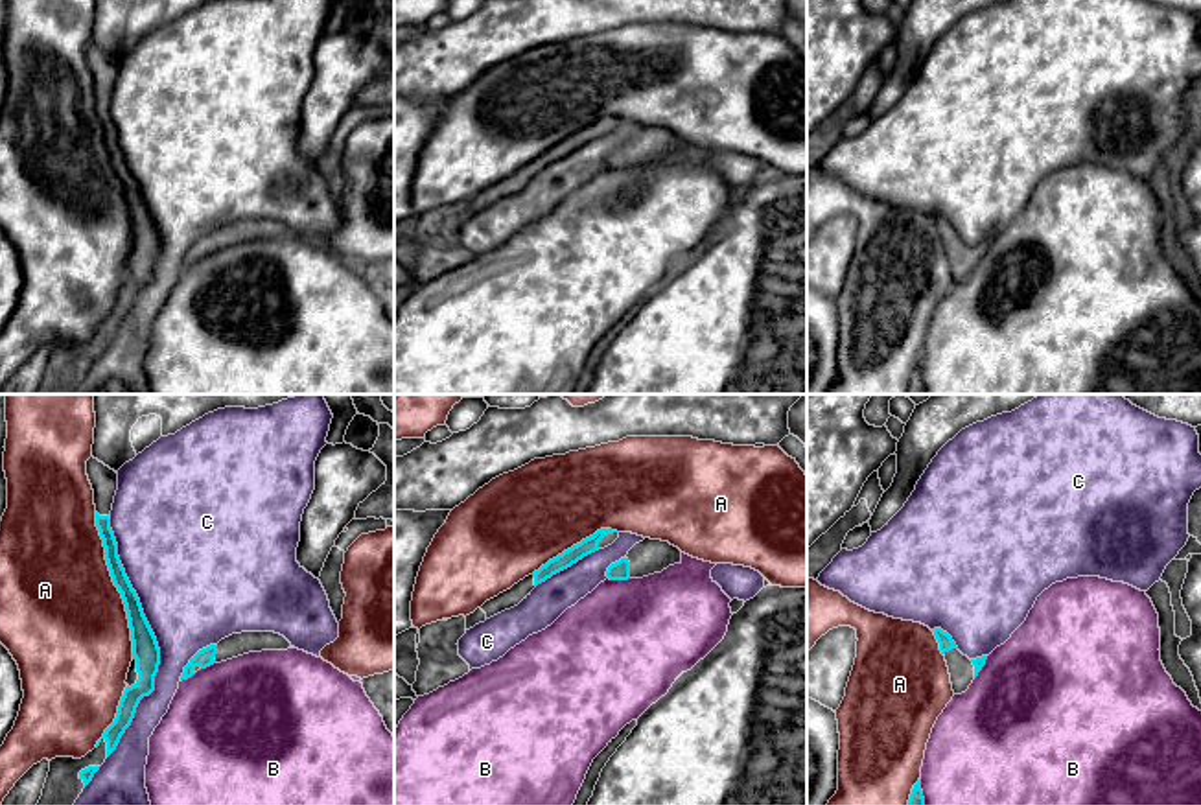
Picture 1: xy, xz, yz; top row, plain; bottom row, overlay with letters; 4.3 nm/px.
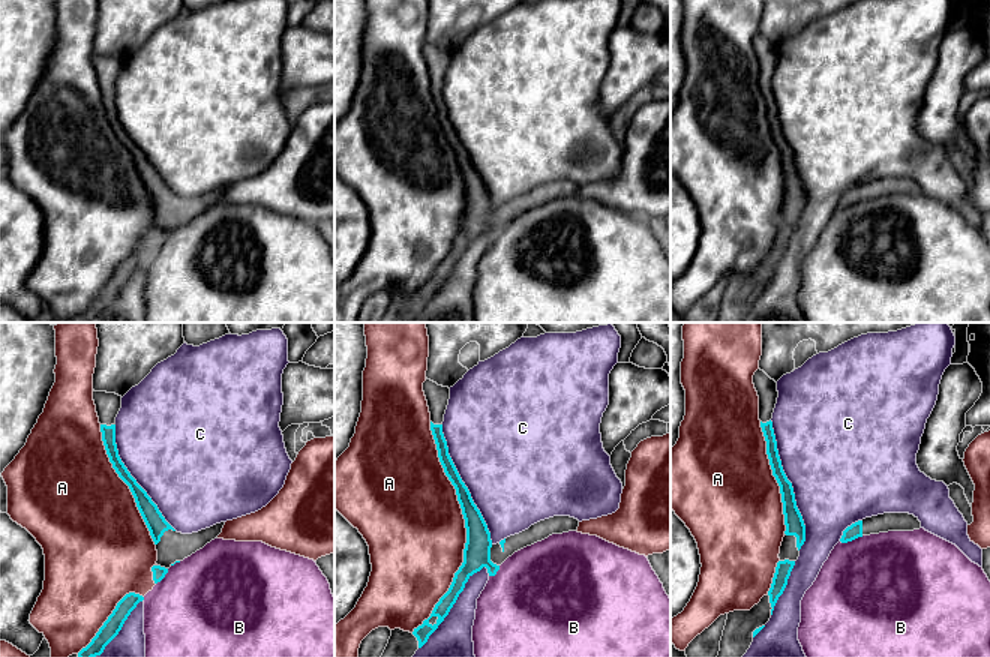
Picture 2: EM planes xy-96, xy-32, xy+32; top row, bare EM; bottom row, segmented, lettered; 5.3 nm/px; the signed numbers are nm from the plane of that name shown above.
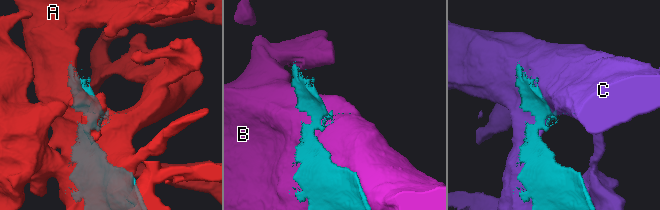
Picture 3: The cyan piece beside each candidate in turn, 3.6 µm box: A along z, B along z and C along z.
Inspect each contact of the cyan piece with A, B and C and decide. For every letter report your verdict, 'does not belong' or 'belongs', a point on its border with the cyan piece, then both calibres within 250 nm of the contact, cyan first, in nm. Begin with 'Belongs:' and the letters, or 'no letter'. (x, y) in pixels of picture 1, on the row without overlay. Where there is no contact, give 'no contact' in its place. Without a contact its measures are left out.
Belongs: no letter
A: does not belong; meets cyan in xy at (115, 172); 100 nm thick on the cyan side, 500 nm on the other
B: does not belong; meets cyan in xz at (619, 166); 80 nm thick on the cyan side, 480 nm on the other
C: does not belong; meets cyan in xy at (155, 225); 120 nm thick on the cyan side, 460 nm on the other

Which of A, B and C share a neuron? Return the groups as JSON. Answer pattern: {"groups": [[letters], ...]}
{"groups": [["A"], ["B"], ["C"]]}

